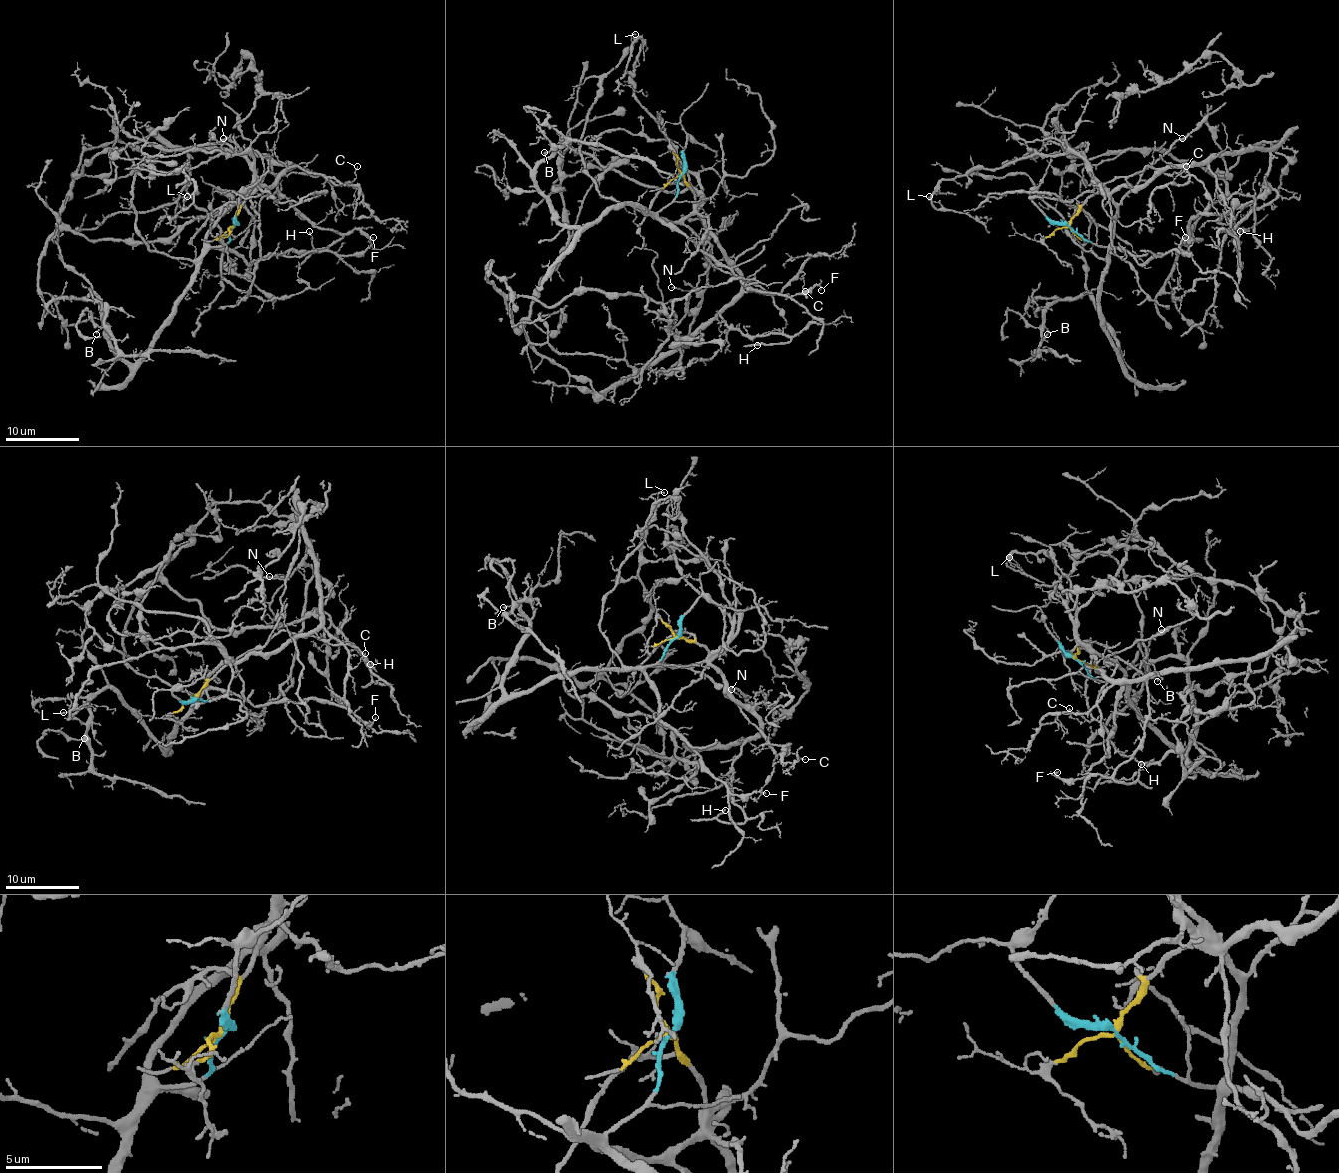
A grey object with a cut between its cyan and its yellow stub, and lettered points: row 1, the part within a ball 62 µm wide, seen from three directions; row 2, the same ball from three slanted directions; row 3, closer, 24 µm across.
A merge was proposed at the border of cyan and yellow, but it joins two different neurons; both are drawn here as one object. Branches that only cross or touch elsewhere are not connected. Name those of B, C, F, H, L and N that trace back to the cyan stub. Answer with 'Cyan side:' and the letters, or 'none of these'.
Cyan side: B, F, N

